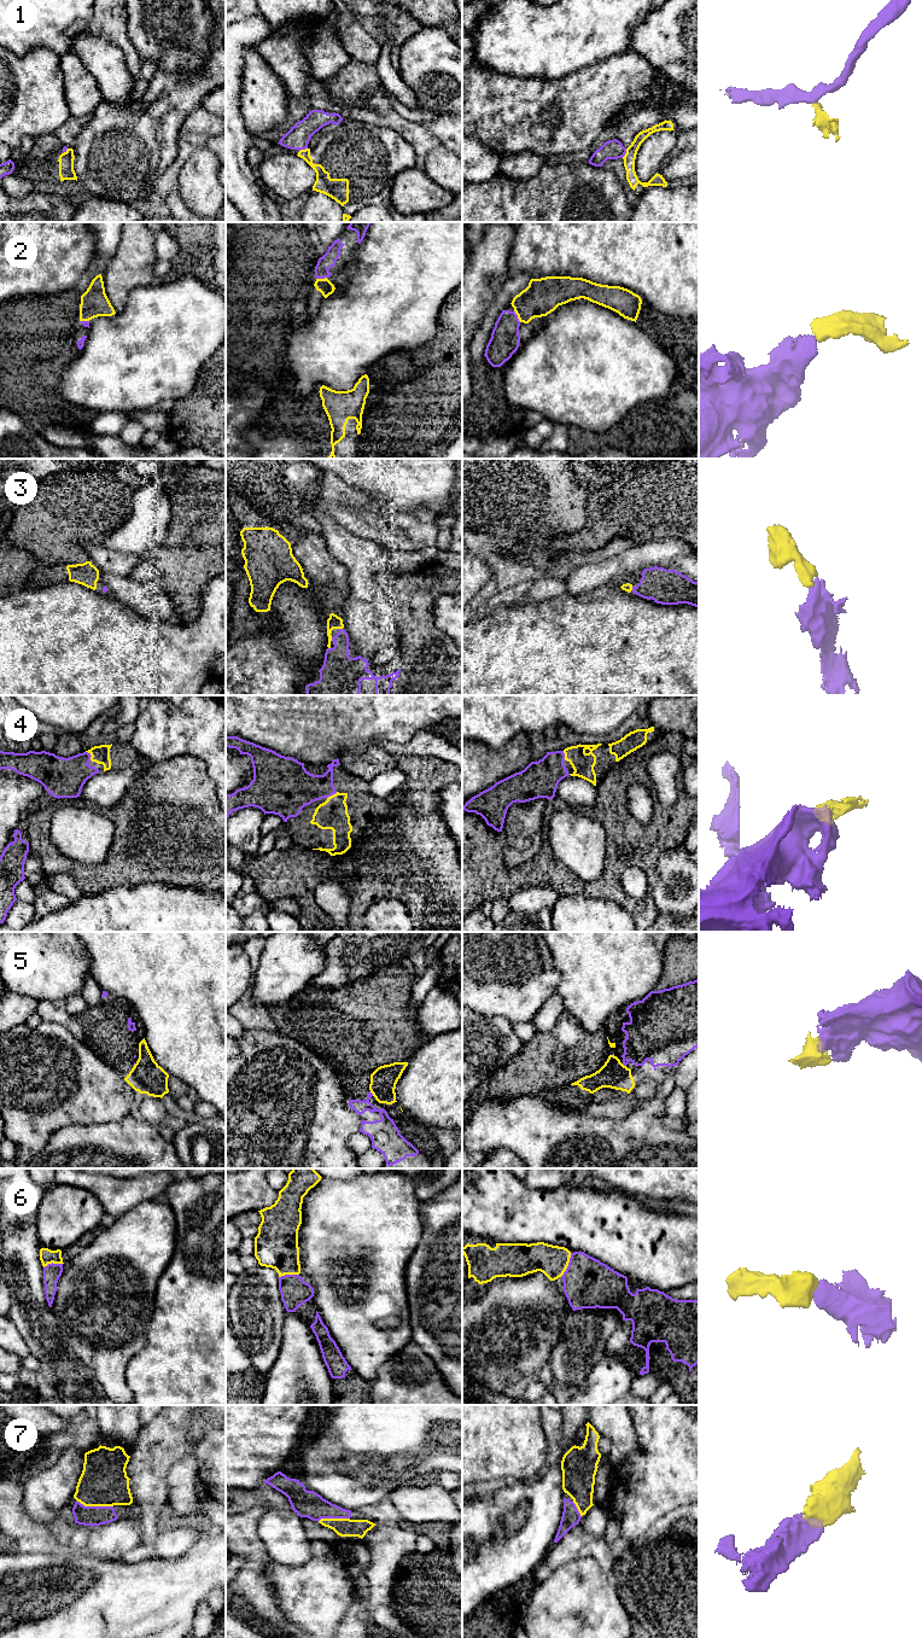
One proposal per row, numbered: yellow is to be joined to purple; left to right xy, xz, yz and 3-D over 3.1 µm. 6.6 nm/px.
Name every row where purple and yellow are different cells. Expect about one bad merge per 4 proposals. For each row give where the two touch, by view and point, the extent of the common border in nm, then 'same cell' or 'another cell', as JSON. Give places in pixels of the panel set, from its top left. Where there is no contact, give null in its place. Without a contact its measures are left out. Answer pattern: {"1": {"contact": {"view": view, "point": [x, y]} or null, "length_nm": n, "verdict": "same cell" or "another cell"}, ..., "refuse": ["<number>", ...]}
{"1": {"contact": {"view": "yz", "point": [625, 152]}, "length_nm": 70, "verdict": "another cell"}, "2": {"contact": {"view": "yz", "point": [517, 316]}, "length_nm": 90, "verdict": "same cell"}, "3": {"contact": {"view": "xz", "point": [340, 629]}, "length_nm": 30, "verdict": "same cell"}, "4": {"contact": {"view": "xy", "point": [91, 756]}, "length_nm": 80, "verdict": "same cell"}, "5": {"contact": {"view": "xz", "point": [372, 1094]}, "length_nm": 40, "verdict": "another cell"}, "6": {"contact": {"view": "yz", "point": [569, 1265]}, "length_nm": 170, "verdict": "same cell"}, "7": {"contact": {"view": "xy", "point": [95, 1507]}, "length_nm": 240, "verdict": "same cell"}, "refuse": ["1", "5"]}

